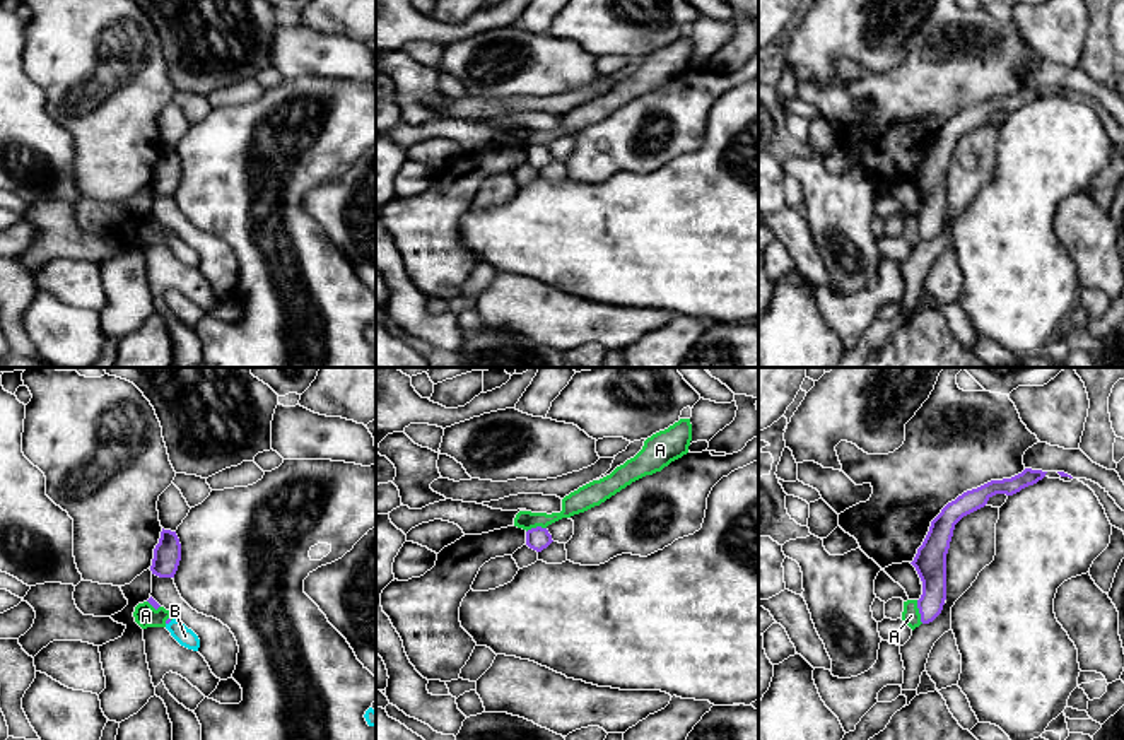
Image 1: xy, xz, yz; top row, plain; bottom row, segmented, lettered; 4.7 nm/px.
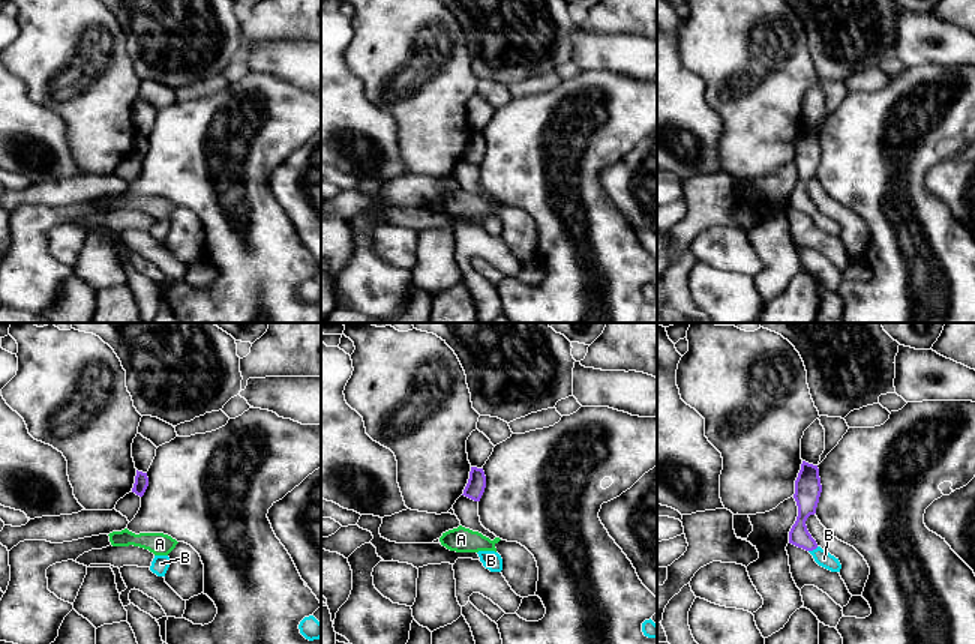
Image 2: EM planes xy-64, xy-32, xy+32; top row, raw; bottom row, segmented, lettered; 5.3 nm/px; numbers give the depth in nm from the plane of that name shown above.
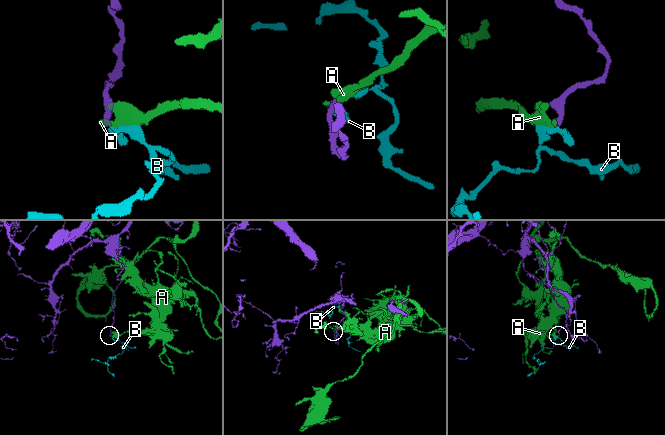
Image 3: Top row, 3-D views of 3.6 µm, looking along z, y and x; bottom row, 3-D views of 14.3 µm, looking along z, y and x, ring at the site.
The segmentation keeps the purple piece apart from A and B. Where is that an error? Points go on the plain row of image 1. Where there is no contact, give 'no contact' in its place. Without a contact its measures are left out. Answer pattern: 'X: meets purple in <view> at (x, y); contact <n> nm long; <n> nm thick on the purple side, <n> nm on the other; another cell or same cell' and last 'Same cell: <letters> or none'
A: meets purple in yz at (919, 229); contact 120 nm long; 150 nm thick on the purple side, 90 nm on the other; another cell
B: meets purple in xy at (168, 240); contact 40 nm long; 20 nm thick on the purple side, 90 nm on the other; same cell
Same cell: B

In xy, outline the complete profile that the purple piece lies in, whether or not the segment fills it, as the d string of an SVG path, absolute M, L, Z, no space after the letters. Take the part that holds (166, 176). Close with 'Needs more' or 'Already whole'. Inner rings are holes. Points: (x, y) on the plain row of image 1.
M161 149L159 161L154 166L150 188L159 195L174 195L181 178L181 161L176 149Z. Already whole

